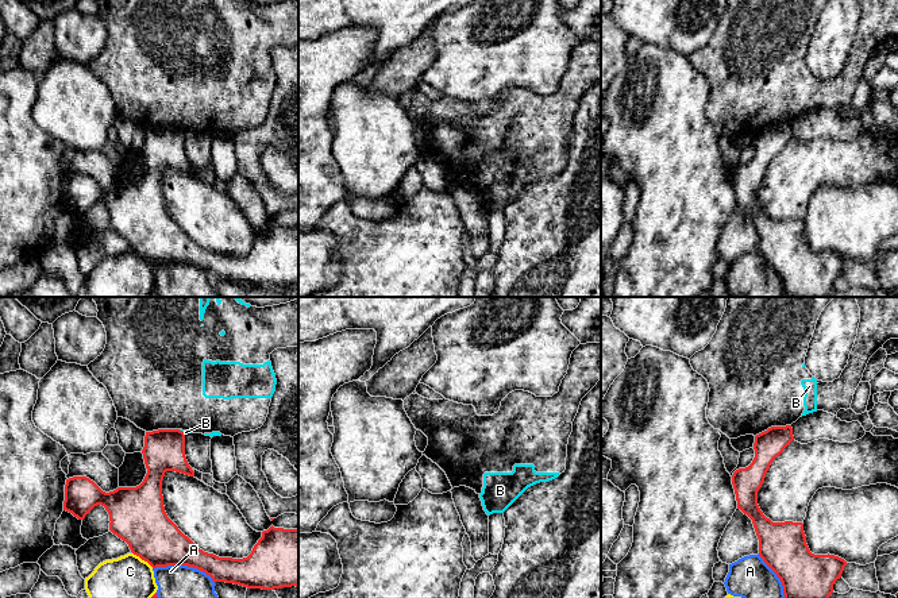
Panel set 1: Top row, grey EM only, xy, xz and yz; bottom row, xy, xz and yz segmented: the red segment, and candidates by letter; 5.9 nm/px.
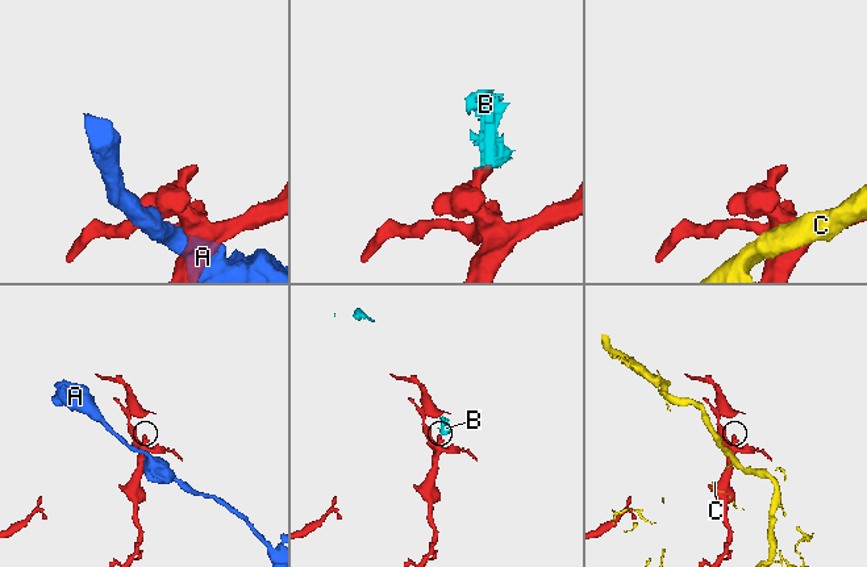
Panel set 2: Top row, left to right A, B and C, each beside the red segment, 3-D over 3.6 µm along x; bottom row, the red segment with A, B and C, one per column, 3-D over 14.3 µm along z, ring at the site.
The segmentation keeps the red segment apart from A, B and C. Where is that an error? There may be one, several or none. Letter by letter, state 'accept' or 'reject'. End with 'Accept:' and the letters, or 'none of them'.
A: reject
B: reject
C: reject
Accept: none of them

